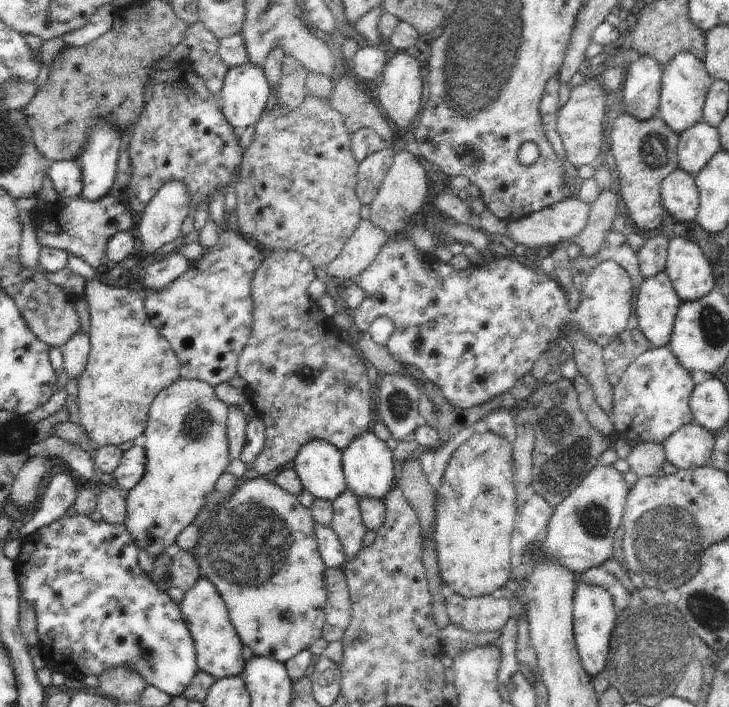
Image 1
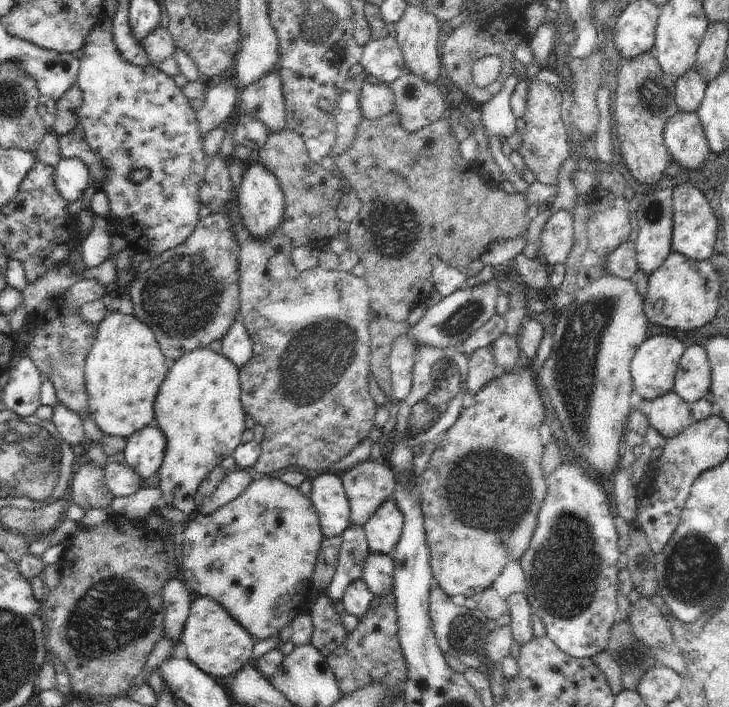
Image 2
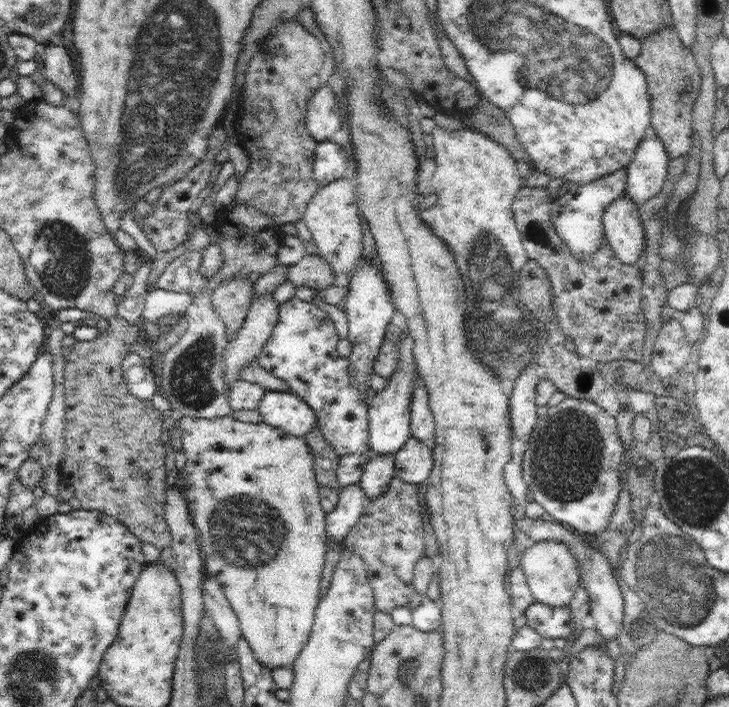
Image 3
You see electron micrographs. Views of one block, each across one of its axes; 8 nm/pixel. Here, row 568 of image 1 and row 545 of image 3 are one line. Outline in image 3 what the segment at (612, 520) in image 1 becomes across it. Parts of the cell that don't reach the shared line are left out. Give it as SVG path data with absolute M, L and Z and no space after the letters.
M535 518L535 520L531 520L525 534L533 542L555 540L555 542L563 542L569 546L569 552L577 560L577 568L581 574L579 576L579 588L583 588L589 594L589 614L595 622L595 628L597 628L599 636L603 638L603 644L607 640L615 640L623 628L621 626L621 622L623 622L623 596L621 596L619 586L617 586L617 576L613 576L613 570L609 568L609 558L605 558L599 548L591 546L587 536L579 536L577 532L569 532L569 530L565 530L565 526L561 526L557 522L547 522L547 520Z

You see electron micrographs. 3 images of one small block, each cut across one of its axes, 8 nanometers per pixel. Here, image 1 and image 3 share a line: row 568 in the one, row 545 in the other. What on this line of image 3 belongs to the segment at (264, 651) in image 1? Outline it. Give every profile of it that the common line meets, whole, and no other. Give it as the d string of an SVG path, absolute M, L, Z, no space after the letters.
M183 416L179 430L181 452L187 458L185 468L179 470L179 488L191 512L193 526L199 530L203 572L219 584L227 604L235 612L241 638L249 644L261 666L269 672L291 666L313 628L315 608L321 600L319 578L327 552L327 514L319 502L319 484L307 440L265 422L249 424L231 416Z

